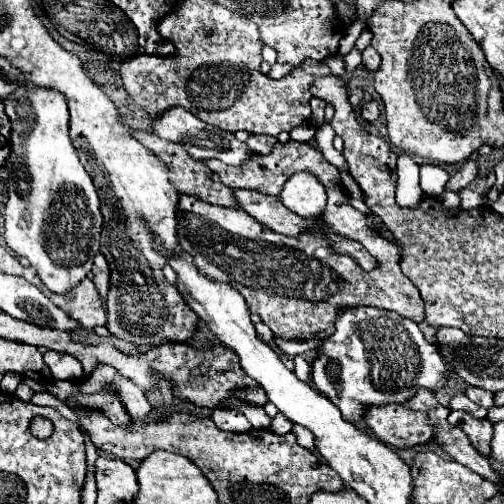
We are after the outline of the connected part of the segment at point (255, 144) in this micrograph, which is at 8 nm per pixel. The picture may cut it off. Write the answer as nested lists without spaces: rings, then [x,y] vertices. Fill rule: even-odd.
[[[252,134],[248,138],[248,146],[252,148],[254,154],[270,154],[272,152],[272,146],[276,144],[278,140],[274,136],[262,136],[262,134]]]

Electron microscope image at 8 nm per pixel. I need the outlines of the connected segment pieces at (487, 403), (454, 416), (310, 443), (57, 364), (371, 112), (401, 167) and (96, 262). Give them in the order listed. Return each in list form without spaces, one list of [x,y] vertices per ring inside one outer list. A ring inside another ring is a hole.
[[[468,386],[464,394],[466,394],[472,402],[476,402],[476,404],[482,404],[484,408],[492,408],[492,398],[494,398],[492,392],[488,392],[488,390],[484,390],[484,388]]]
[[[452,410],[448,414],[448,422],[452,425],[457,425],[472,440],[474,448],[478,448],[478,452],[482,452],[482,456],[488,458],[490,454],[490,440],[492,440],[492,424],[488,420],[478,420],[470,414],[466,414],[464,410]]]
[[[294,424],[294,430],[292,430],[294,434],[296,434],[296,438],[298,438],[298,442],[304,446],[304,448],[308,448],[310,452],[316,452],[316,444],[314,444],[314,434],[310,432],[310,430],[306,430],[306,428],[302,428],[302,426],[298,426],[298,424]]]
[[[48,350],[48,352],[44,352],[44,362],[50,368],[52,376],[58,380],[82,378],[82,364],[78,360],[74,360],[74,356],[66,356],[62,352]]]
[[[372,100],[372,102],[364,102],[362,108],[360,108],[360,116],[366,120],[366,122],[372,122],[380,116],[380,110],[378,110],[378,104]]]
[[[408,154],[398,156],[396,200],[400,206],[412,208],[422,198],[422,188],[418,182],[418,170],[420,170],[420,166],[412,156],[408,156]]]
[[[96,254],[94,256],[94,260],[92,260],[92,274],[94,274],[94,278],[92,278],[92,282],[96,284],[96,288],[98,288],[98,292],[100,292],[100,296],[102,296],[102,300],[106,298],[106,292],[108,292],[108,276],[110,276],[110,268],[108,268],[108,264],[106,264],[106,258],[102,256],[102,254]]]

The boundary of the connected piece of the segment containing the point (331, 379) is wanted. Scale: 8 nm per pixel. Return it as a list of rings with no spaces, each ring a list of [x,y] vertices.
[[[352,306],[352,308],[338,308],[336,332],[328,336],[326,340],[322,340],[322,344],[316,348],[316,358],[312,362],[310,380],[320,394],[324,394],[330,402],[338,406],[346,422],[358,424],[370,406],[384,406],[390,402],[404,404],[412,396],[416,396],[420,388],[432,390],[442,380],[444,372],[446,372],[446,366],[442,358],[438,356],[438,350],[424,338],[416,322],[396,312],[376,307],[354,308]]]

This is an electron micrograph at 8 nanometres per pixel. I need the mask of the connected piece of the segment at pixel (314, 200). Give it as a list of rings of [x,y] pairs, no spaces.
[[[296,172],[278,196],[286,208],[300,216],[320,216],[326,206],[326,188],[312,172]]]

